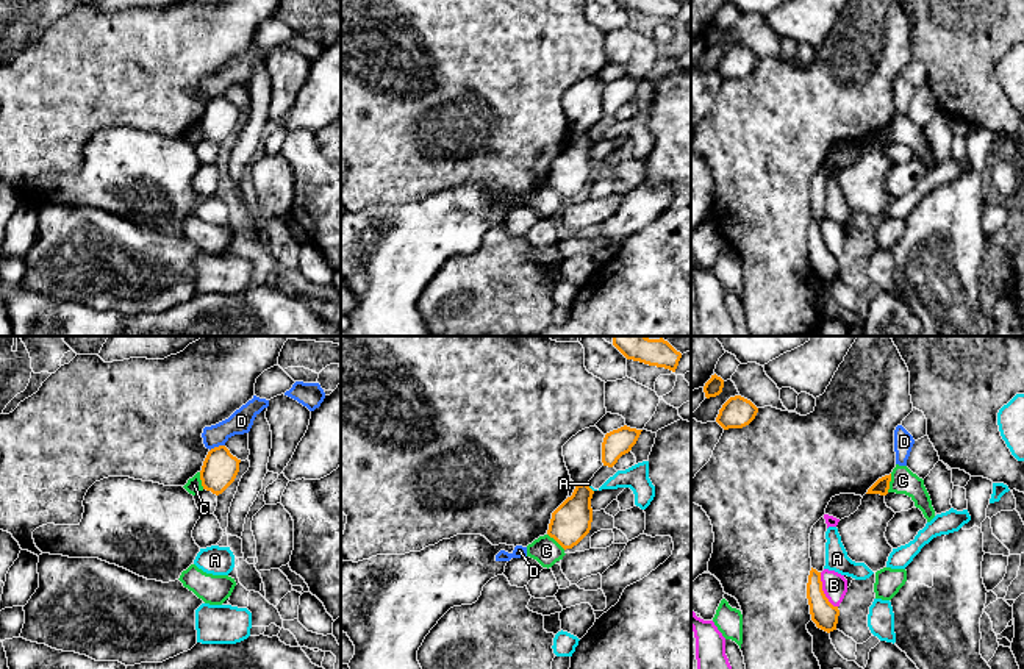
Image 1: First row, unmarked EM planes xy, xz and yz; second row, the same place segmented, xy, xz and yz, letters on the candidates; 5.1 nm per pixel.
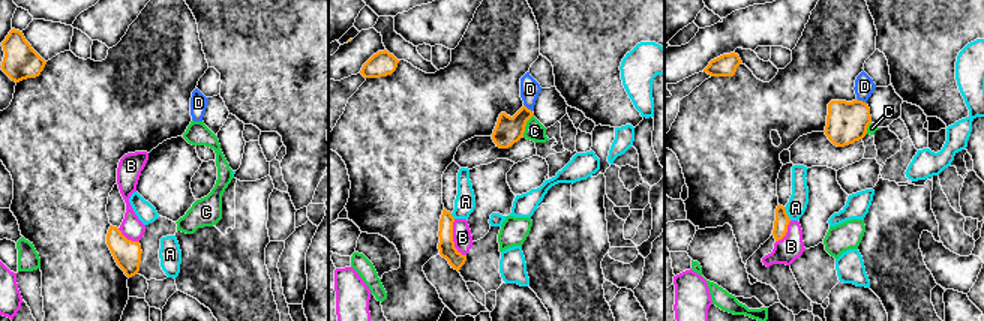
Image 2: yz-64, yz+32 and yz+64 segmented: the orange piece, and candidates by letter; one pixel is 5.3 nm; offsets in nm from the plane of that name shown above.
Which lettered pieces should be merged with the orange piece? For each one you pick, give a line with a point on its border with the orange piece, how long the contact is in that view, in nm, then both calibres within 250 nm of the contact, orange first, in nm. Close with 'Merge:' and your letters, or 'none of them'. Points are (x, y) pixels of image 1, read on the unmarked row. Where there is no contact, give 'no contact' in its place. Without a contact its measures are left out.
D: xy (216, 97) | 90 nm | 180/120 nm
Merge: D

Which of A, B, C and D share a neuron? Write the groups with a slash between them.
A / B / C / D

